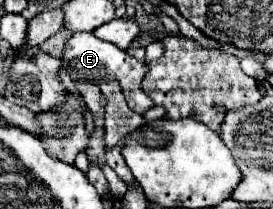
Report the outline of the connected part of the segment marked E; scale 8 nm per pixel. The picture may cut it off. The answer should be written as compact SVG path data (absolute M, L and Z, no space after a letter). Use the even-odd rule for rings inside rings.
M75 33L69 37L65 51L63 51L63 61L69 61L67 73L71 75L73 81L89 81L89 83L105 83L105 81L119 81L123 95L127 99L127 105L143 115L145 111L149 111L153 107L153 99L149 99L149 95L145 95L145 91L141 89L141 81L147 75L147 63L145 61L137 61L135 57L131 57L127 51L119 49L113 43L101 41L97 39L93 33Z

